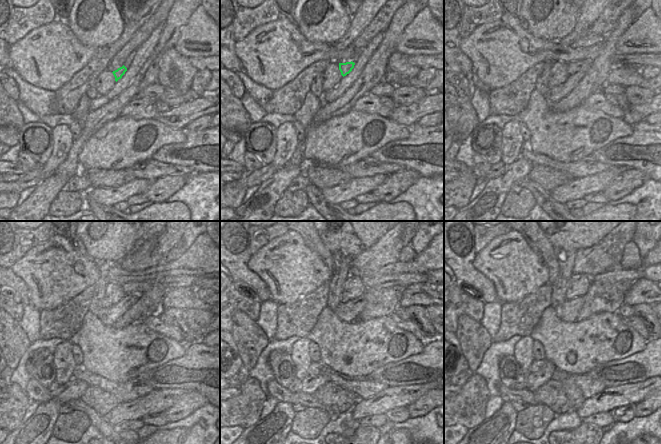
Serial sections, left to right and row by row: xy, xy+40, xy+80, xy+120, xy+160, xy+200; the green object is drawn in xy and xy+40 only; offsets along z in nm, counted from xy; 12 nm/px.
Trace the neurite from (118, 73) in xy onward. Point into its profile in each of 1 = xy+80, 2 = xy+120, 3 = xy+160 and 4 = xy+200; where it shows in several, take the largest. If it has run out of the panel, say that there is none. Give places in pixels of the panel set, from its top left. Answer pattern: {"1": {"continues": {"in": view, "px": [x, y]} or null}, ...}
{"1": {"continues": {"in": "xy+80", "px": [572, 67]}}, "2": {"continues": {"in": "xy+120", "px": [131, 288]}}, "3": {"continues": {"in": "xy+160", "px": [404, 280]}}, "4": {"continues": {"in": "xy+200", "px": [607, 277]}}}

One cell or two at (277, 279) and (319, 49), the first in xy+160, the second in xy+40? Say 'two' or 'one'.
one

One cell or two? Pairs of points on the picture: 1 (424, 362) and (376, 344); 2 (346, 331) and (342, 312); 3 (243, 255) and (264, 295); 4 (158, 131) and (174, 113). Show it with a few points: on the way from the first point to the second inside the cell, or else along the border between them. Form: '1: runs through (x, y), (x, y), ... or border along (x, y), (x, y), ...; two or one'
1: border along (424, 343), (423, 348), (419, 352), (387, 364); two
2: border along (333, 311), (343, 321), (355, 321); two
3: runs through (243, 265), (243, 271), (257, 285); one
4: border along (153, 118), (182, 130); two

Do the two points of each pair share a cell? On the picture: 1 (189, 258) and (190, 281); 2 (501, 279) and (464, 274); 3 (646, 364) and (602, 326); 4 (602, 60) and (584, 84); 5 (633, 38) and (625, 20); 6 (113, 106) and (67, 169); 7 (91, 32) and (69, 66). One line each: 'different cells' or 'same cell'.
1: different cells
2: different cells
3: different cells
4: same cell
5: different cells
6: same cell
7: different cells

